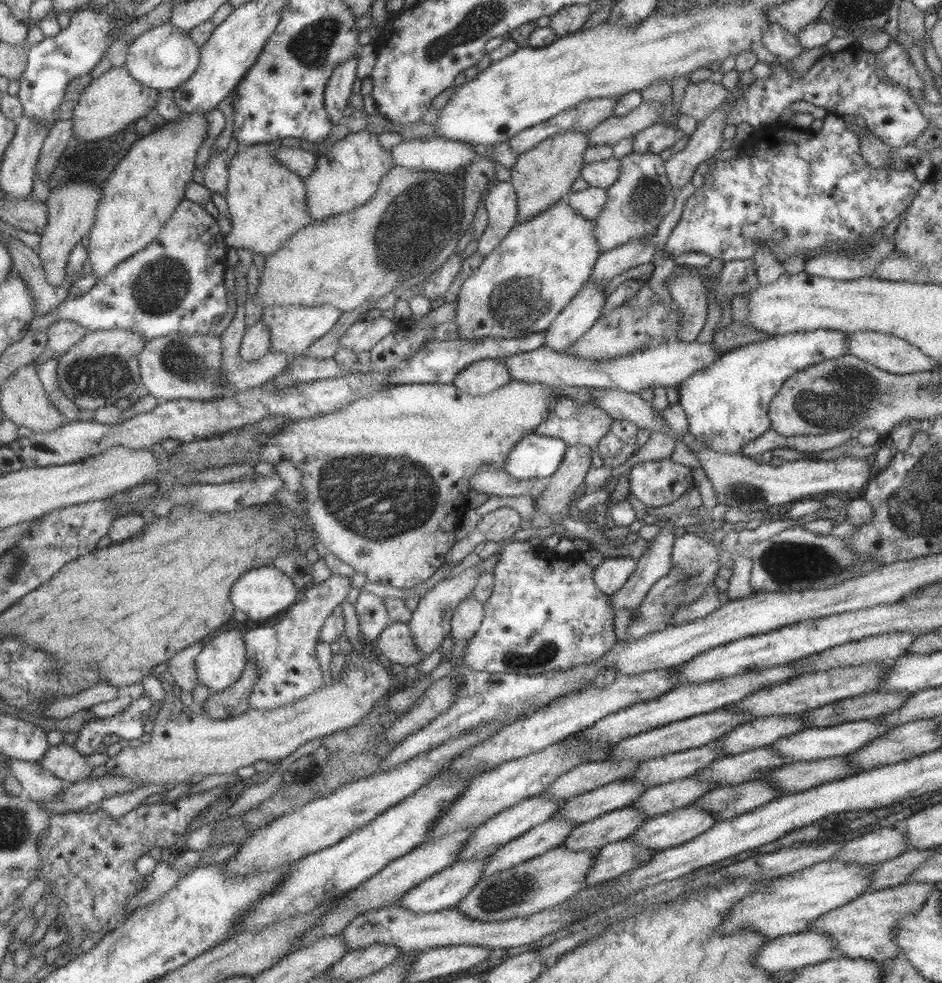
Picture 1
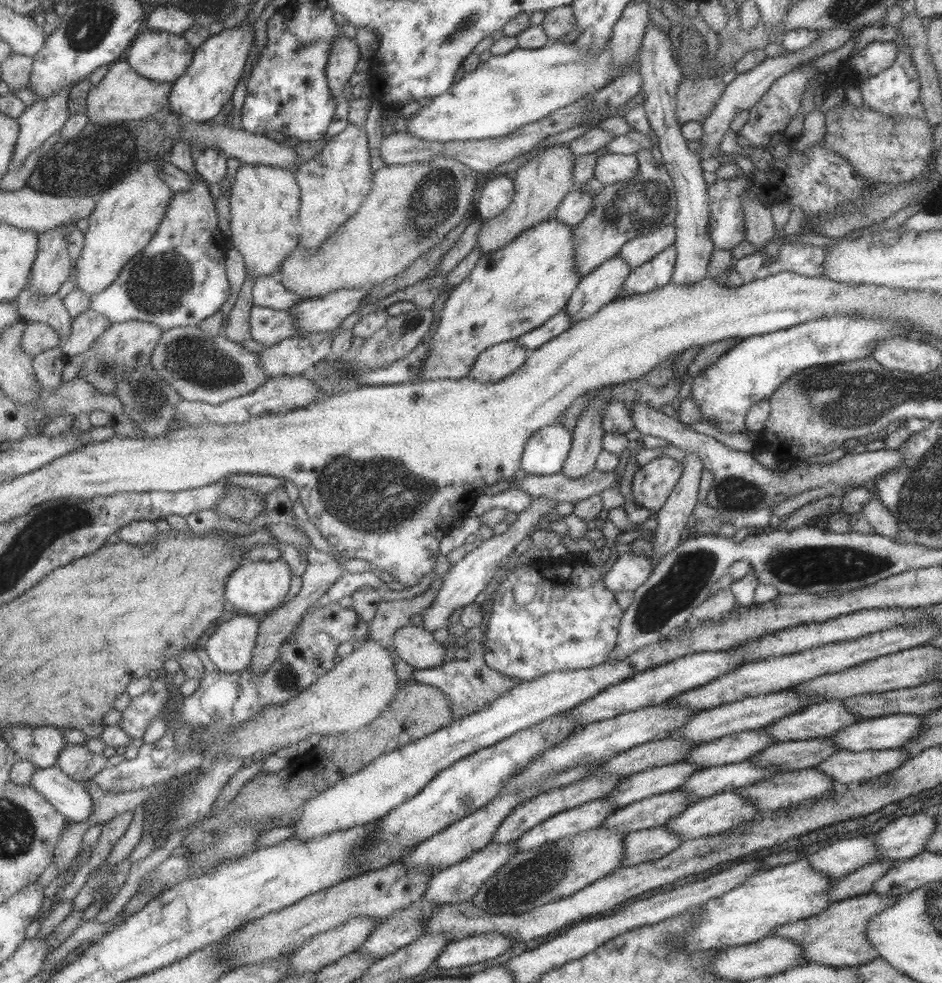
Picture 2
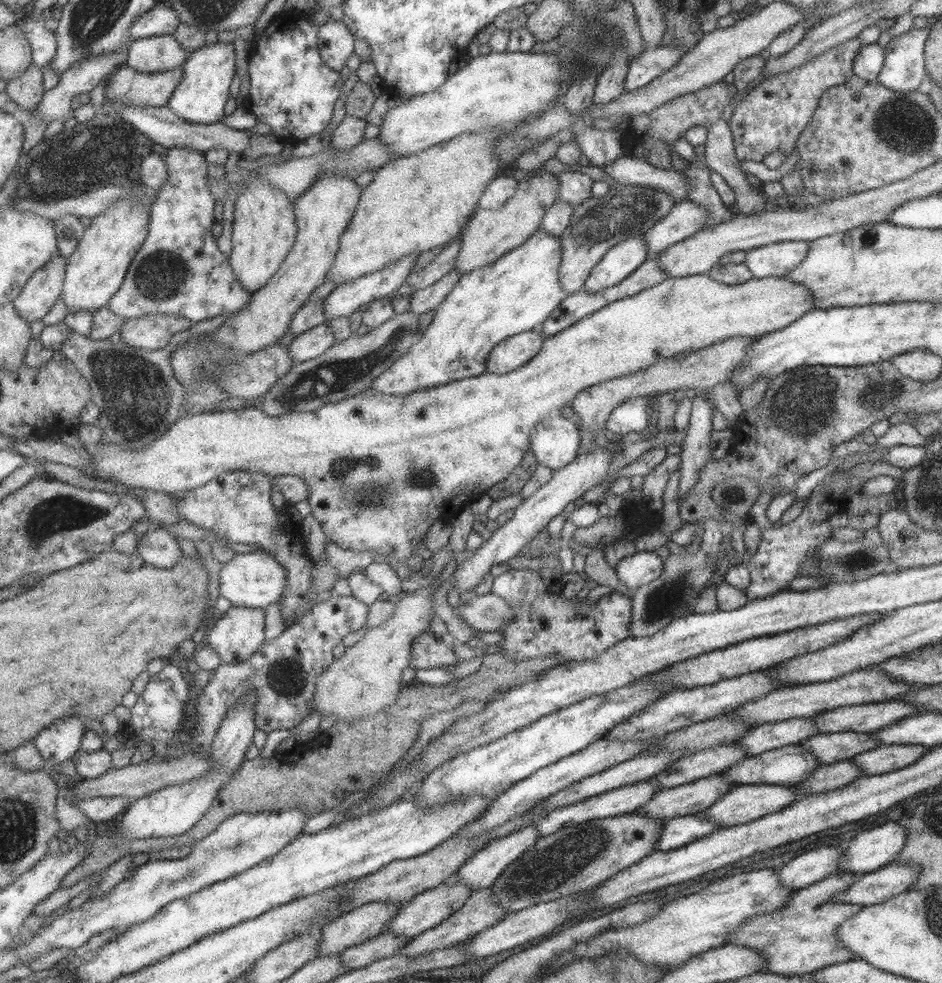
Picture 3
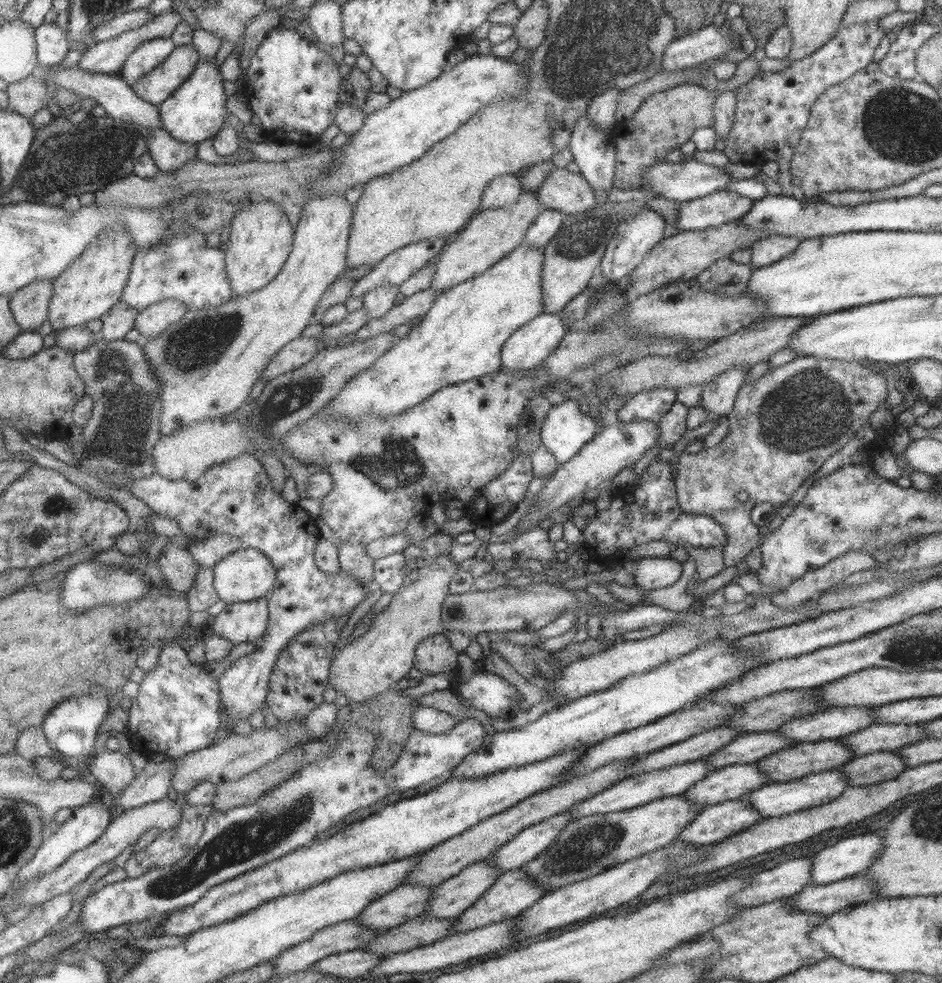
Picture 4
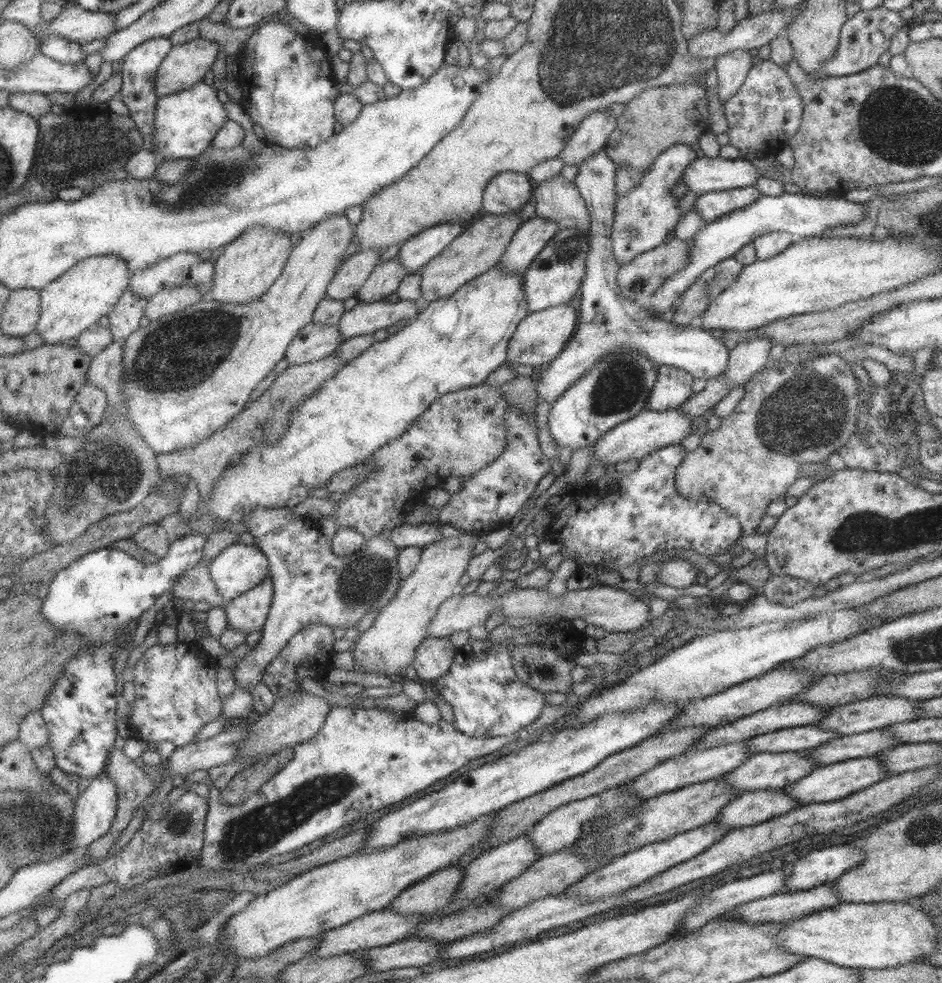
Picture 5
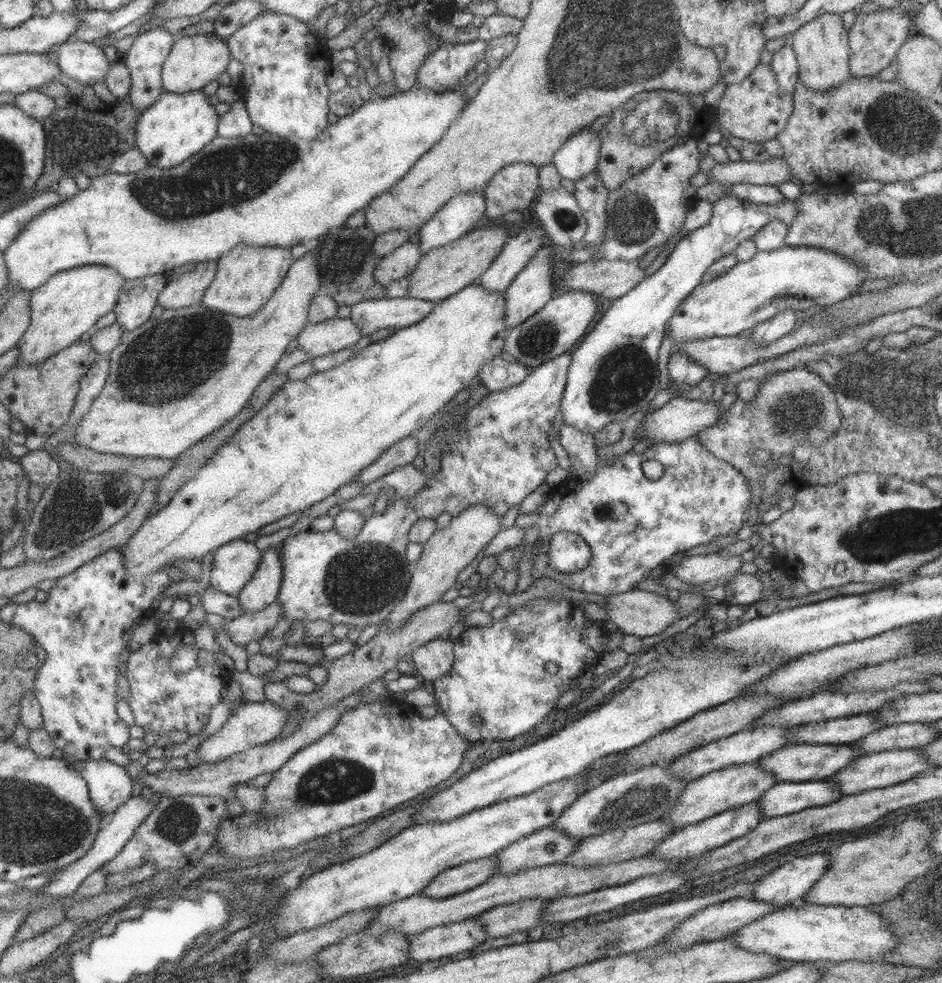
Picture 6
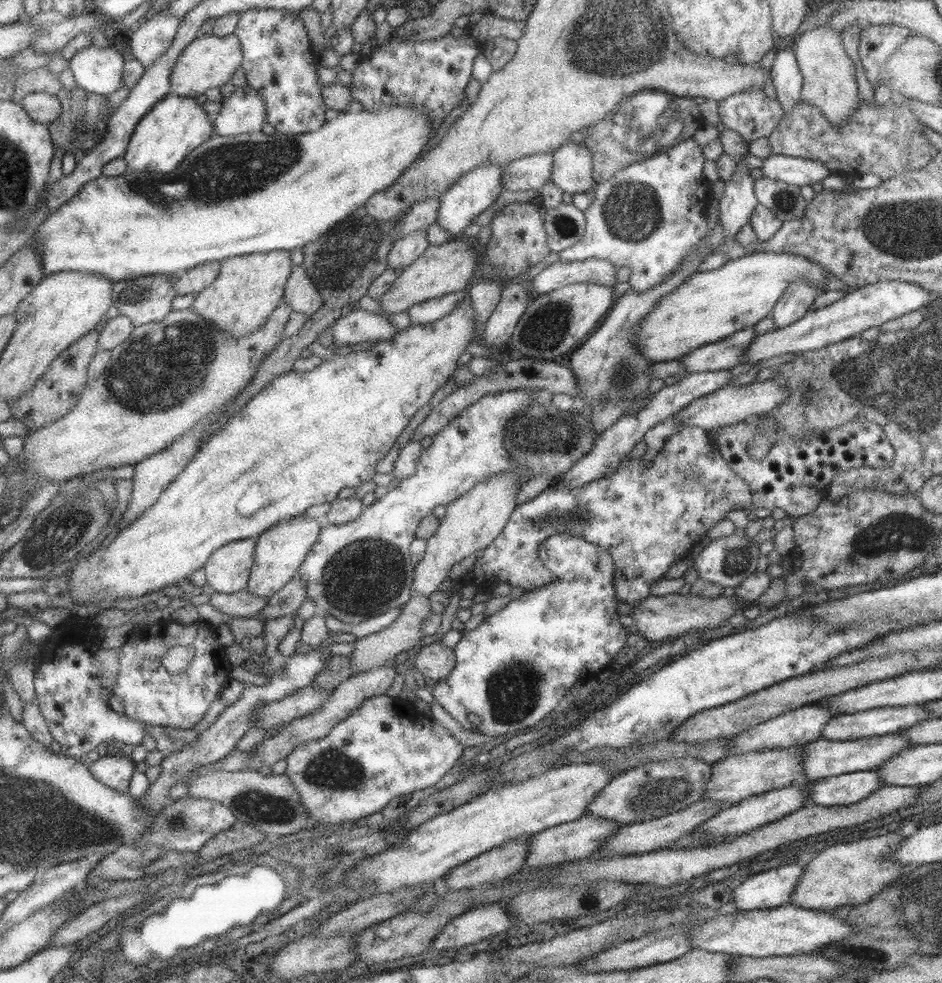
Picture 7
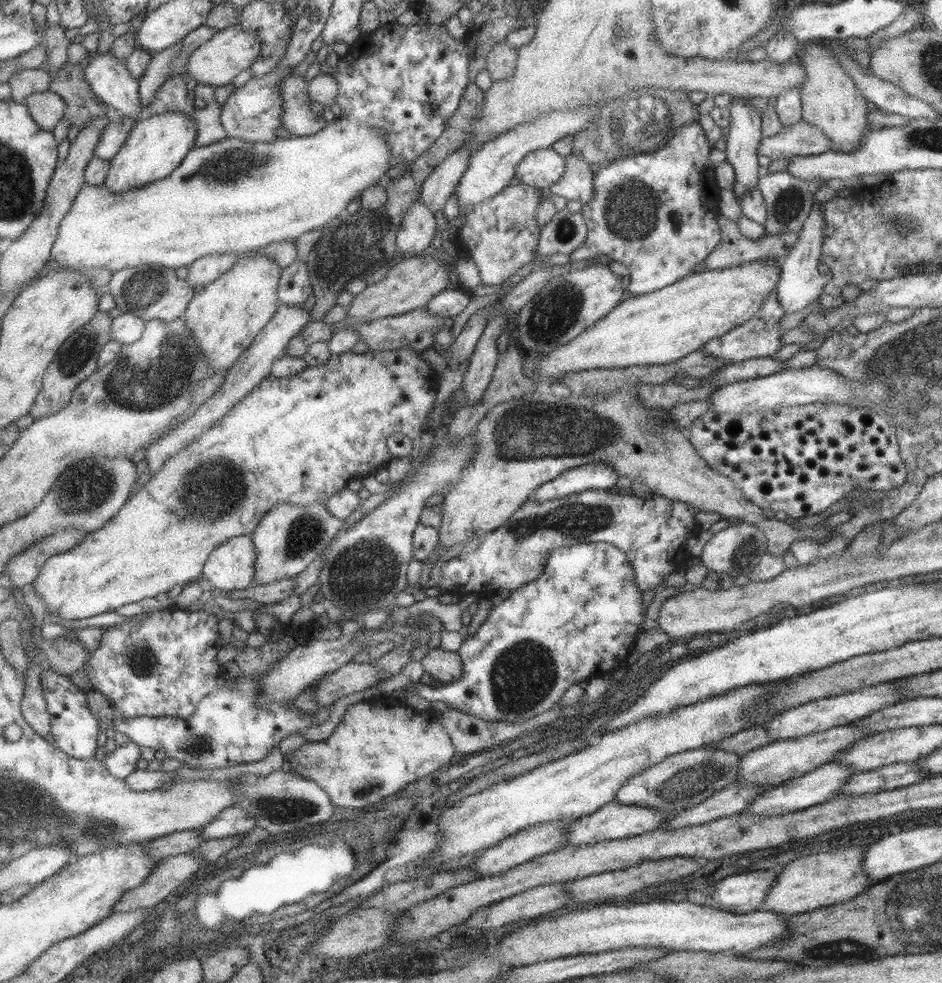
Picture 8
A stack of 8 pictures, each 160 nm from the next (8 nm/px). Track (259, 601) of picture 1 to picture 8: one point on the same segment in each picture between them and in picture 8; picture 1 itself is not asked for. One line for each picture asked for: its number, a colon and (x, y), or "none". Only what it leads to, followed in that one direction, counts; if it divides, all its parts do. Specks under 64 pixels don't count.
2: (257, 587)
3: (252, 580)
4: (246, 575)
5: (238, 568)
6: (234, 564)
7: (229, 569)
8: (232, 567)

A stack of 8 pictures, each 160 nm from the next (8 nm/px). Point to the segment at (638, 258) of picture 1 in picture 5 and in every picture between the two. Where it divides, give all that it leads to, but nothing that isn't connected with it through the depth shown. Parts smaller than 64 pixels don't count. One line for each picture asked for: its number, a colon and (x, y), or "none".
2: (636, 251)
3: (684, 218)
4: (719, 207)
5: (711, 205)

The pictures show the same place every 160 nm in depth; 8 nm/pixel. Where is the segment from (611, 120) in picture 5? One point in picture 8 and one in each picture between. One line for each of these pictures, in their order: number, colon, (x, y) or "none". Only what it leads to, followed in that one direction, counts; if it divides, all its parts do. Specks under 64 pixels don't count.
6: (578, 156)
7: (571, 171)
8: (576, 182)

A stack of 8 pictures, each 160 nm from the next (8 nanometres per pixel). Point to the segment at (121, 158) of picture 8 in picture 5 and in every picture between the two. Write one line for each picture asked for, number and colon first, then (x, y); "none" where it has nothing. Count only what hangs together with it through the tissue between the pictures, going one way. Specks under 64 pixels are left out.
5: (187, 122)
6: (177, 127)
7: (176, 126)

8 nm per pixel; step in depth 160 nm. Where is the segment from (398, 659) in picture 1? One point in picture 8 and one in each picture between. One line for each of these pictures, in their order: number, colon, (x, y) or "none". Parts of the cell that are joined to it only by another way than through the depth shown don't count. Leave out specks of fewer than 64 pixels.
2: (415, 646)
3: (427, 651)
4: (434, 654)
5: (434, 655)
6: (433, 659)
7: (434, 660)
8: (443, 665)

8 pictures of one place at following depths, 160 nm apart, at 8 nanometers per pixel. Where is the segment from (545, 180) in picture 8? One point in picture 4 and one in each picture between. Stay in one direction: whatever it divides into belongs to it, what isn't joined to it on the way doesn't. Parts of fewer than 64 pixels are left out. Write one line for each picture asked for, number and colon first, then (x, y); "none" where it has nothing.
4: (504, 189)
5: (507, 191)
6: (512, 187)
7: (530, 172)

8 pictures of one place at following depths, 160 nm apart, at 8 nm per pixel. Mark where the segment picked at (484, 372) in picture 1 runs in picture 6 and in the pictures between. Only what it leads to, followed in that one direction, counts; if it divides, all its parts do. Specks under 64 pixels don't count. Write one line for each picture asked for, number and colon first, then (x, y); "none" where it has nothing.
2: (500, 360)
3: (513, 352)
4: (527, 347)
5: (537, 340)
6: (555, 329)

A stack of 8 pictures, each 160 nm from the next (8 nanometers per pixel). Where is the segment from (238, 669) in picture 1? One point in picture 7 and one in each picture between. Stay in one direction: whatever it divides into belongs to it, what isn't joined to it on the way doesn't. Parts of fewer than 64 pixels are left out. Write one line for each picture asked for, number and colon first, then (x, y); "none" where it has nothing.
2: (230, 647)
3: (236, 635)
4: (241, 622)
5: (248, 613)
6: (262, 589)
7: (281, 549)

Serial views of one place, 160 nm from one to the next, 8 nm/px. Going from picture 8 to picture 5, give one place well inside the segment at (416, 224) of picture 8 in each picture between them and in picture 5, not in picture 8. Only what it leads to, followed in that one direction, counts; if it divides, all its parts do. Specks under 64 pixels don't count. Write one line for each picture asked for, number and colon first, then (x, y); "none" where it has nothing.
5: (383, 280)
6: (397, 264)
7: (404, 251)

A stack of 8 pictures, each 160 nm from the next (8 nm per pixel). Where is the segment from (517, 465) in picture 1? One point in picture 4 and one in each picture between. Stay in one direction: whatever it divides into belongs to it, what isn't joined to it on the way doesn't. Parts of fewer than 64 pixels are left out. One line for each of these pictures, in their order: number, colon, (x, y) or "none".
2: (544, 453)
3: (555, 442)
4: (566, 430)

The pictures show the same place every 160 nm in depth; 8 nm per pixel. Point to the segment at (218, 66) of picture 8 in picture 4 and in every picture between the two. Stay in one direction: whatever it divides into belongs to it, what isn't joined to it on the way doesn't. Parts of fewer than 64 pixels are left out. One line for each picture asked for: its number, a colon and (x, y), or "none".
4: (157, 86)
5: (186, 65)
6: (194, 61)
7: (209, 61)

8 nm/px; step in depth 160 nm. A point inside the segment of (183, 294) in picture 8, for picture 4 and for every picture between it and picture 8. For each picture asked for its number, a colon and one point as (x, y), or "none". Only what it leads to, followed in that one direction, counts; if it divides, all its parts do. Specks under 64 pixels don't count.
4: (120, 319)
5: (126, 318)
6: (139, 300)
7: (147, 298)

